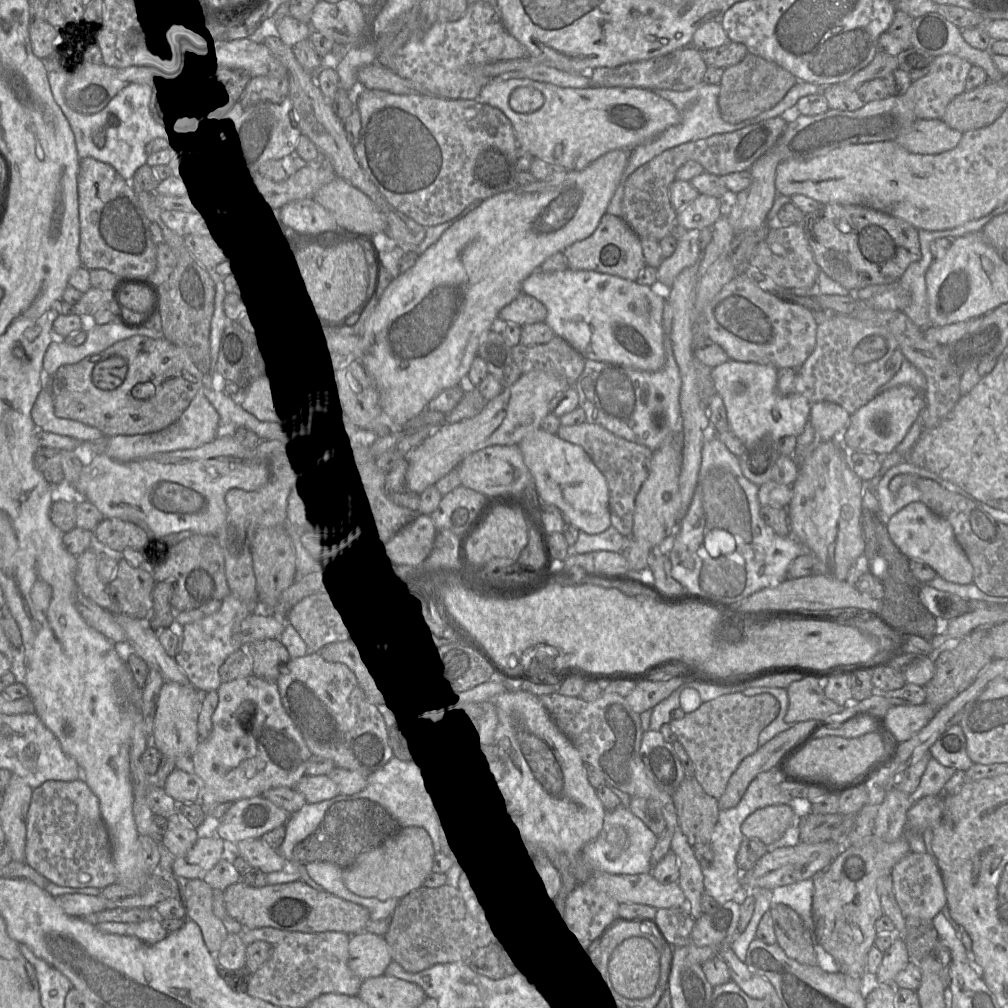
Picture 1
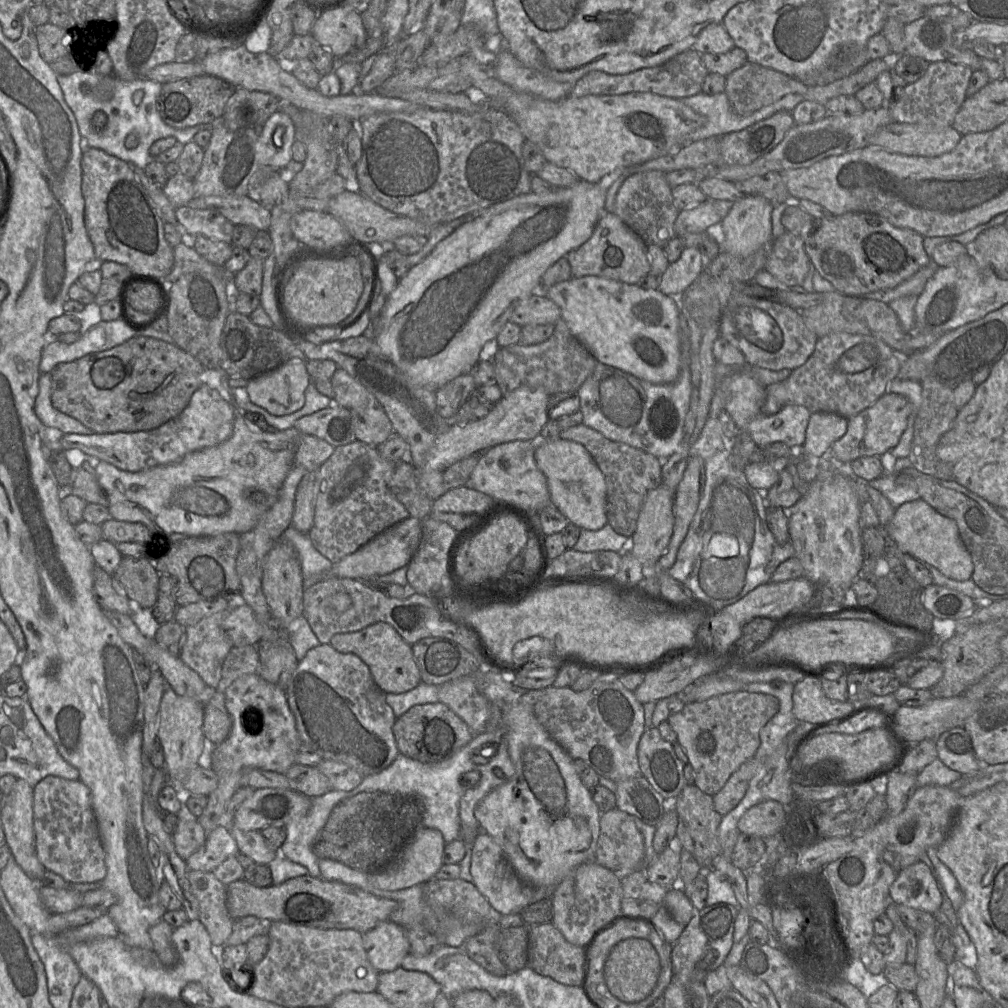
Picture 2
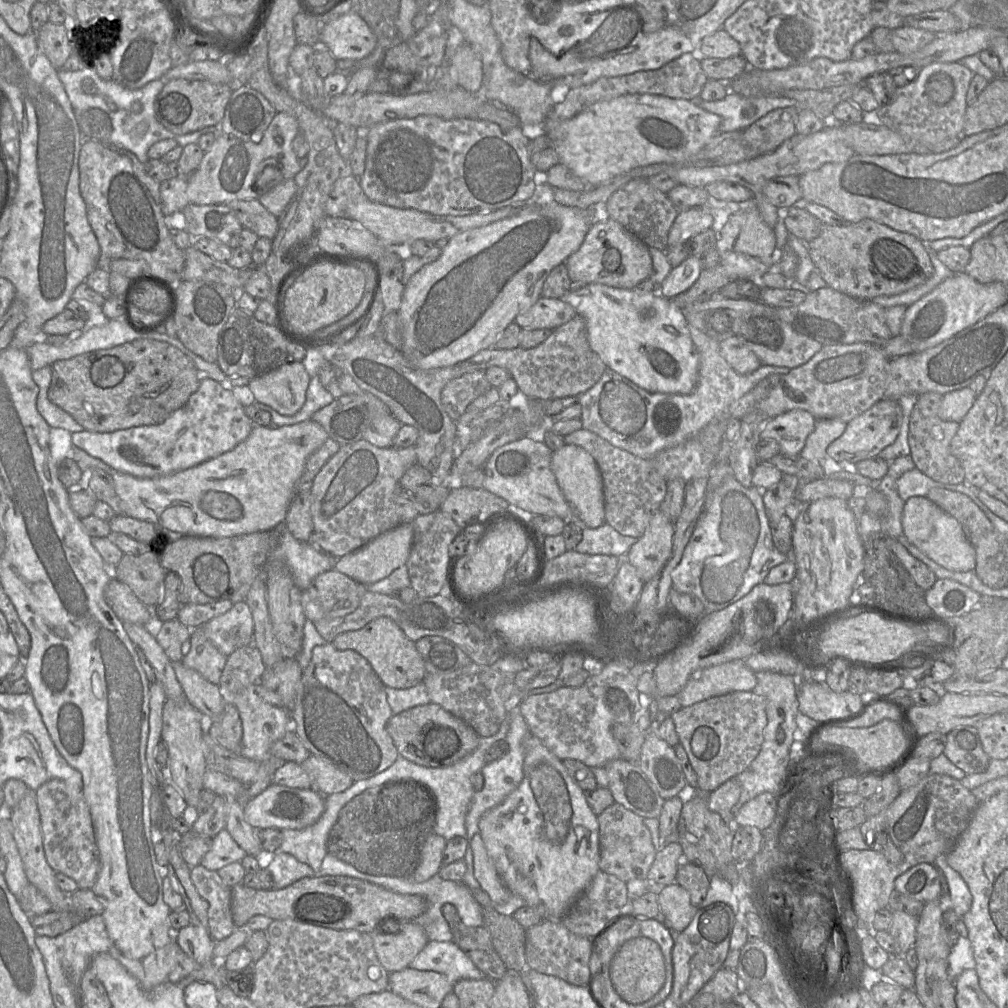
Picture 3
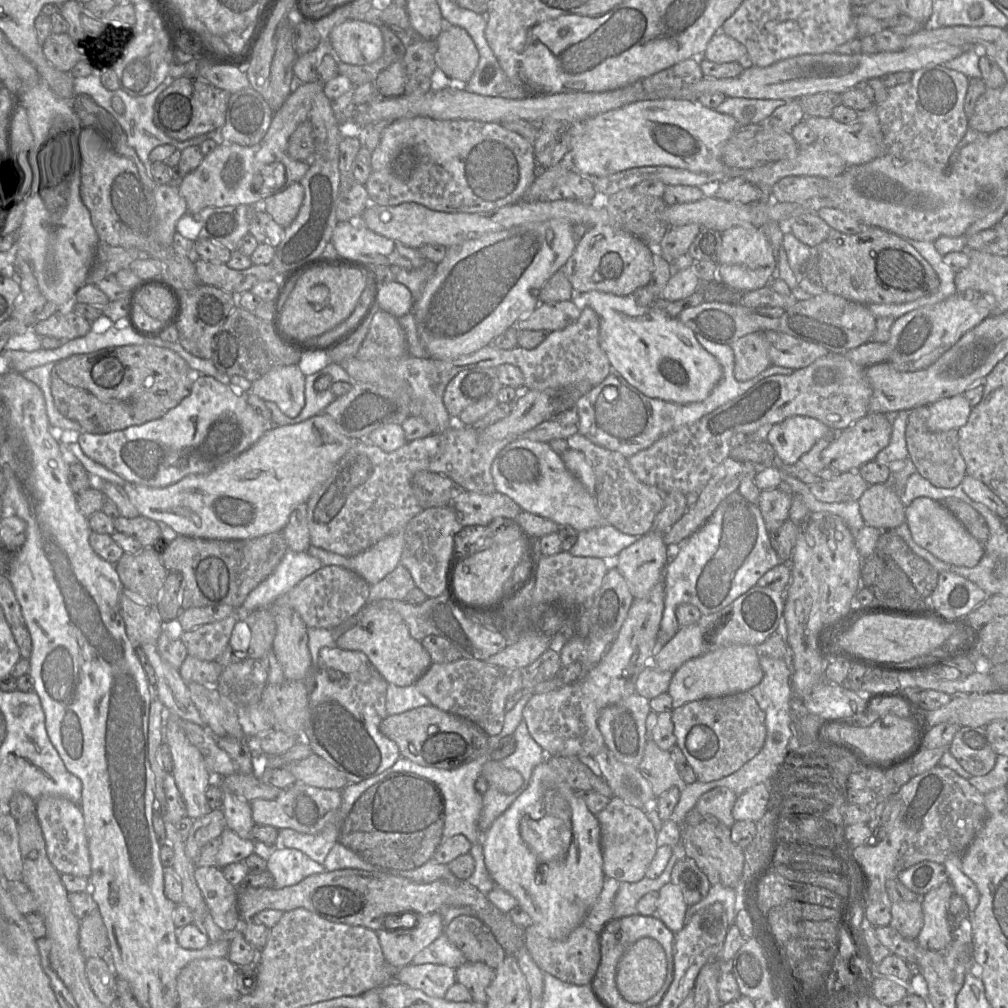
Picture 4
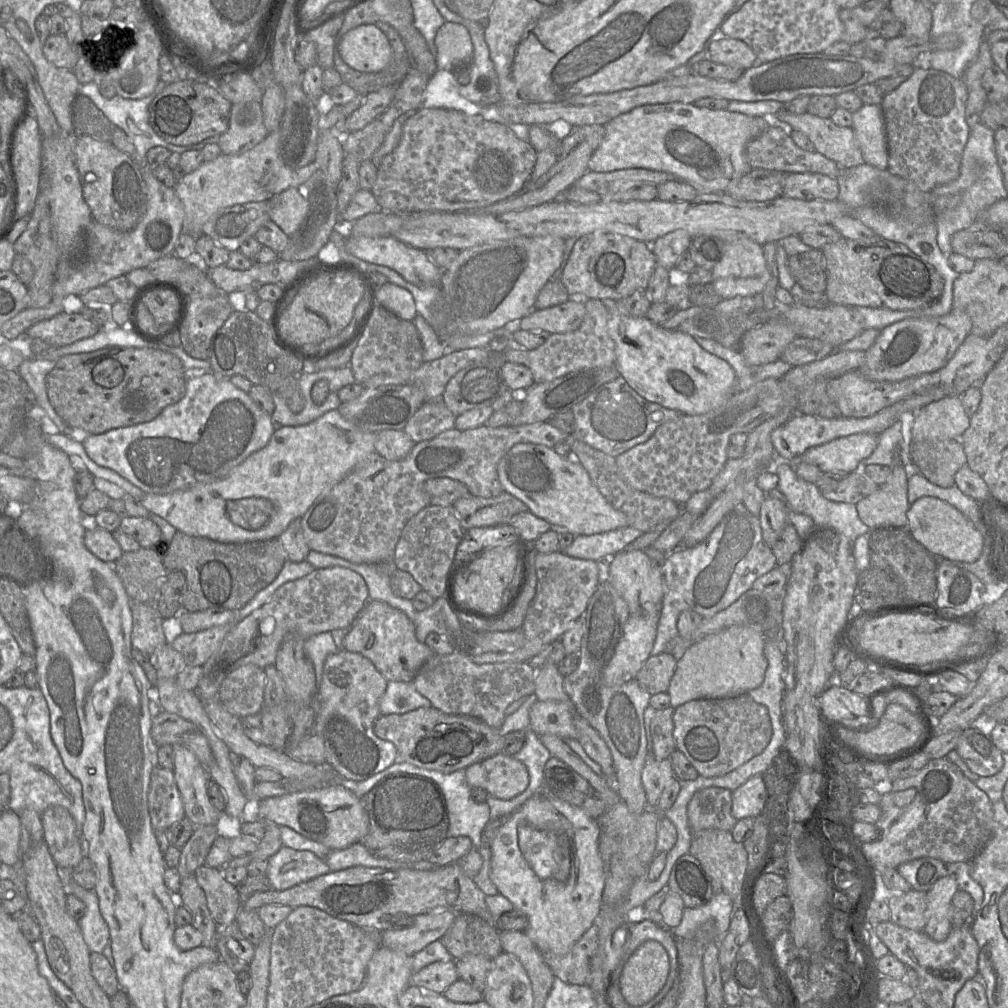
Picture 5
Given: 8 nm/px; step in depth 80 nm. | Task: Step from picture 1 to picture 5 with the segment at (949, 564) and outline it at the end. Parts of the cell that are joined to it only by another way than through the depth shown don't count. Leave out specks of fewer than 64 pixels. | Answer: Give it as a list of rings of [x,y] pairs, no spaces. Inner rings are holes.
[[[923,496],[910,505],[907,513],[910,535],[925,549],[946,559],[960,562],[975,562],[984,547],[984,537],[974,524],[946,501]]]

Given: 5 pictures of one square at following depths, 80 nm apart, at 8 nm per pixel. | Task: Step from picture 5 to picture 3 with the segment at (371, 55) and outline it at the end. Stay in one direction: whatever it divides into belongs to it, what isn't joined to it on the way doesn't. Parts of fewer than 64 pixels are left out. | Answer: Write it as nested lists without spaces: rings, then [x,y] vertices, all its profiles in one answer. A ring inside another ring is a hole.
[[[358,14],[342,15],[322,24],[319,41],[336,60],[361,60],[377,44],[376,35]]]

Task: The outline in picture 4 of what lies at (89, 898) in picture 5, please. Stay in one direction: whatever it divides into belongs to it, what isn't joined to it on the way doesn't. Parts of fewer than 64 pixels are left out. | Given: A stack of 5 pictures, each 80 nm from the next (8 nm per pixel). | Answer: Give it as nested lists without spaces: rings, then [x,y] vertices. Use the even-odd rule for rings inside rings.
[[[98,907],[80,921],[79,947],[86,960],[92,957],[107,958],[109,939]]]

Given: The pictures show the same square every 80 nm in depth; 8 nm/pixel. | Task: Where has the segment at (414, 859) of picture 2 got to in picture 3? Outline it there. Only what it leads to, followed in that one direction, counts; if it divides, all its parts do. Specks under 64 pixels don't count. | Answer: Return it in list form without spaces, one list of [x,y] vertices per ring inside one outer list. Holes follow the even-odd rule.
[[[432,834],[422,847],[418,866],[408,877],[421,883],[435,876],[441,869],[445,846],[446,840],[442,836]]]

